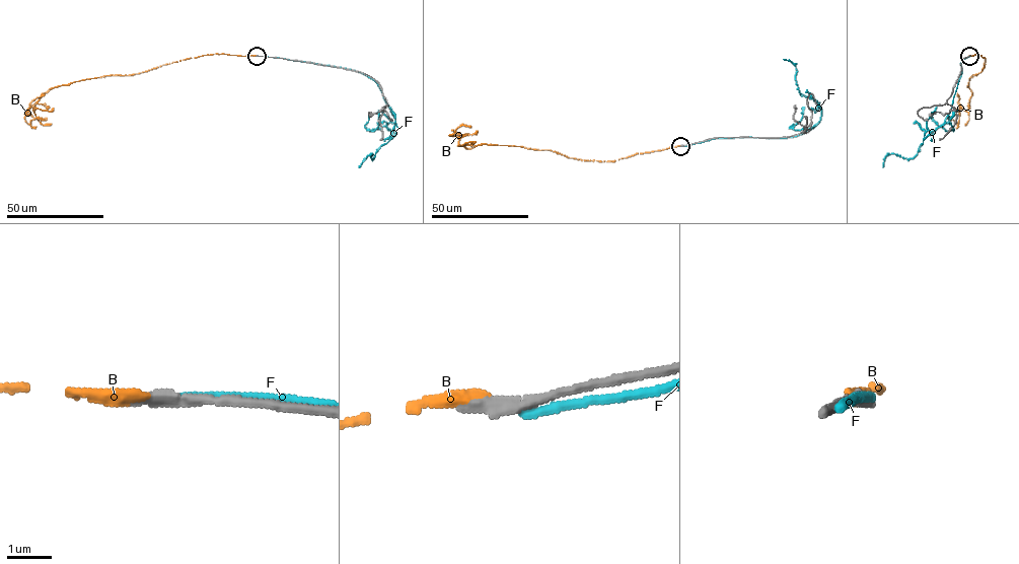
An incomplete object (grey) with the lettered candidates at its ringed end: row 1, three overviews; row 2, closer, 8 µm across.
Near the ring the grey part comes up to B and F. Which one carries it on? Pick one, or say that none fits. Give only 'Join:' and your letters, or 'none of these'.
Join: none of these

